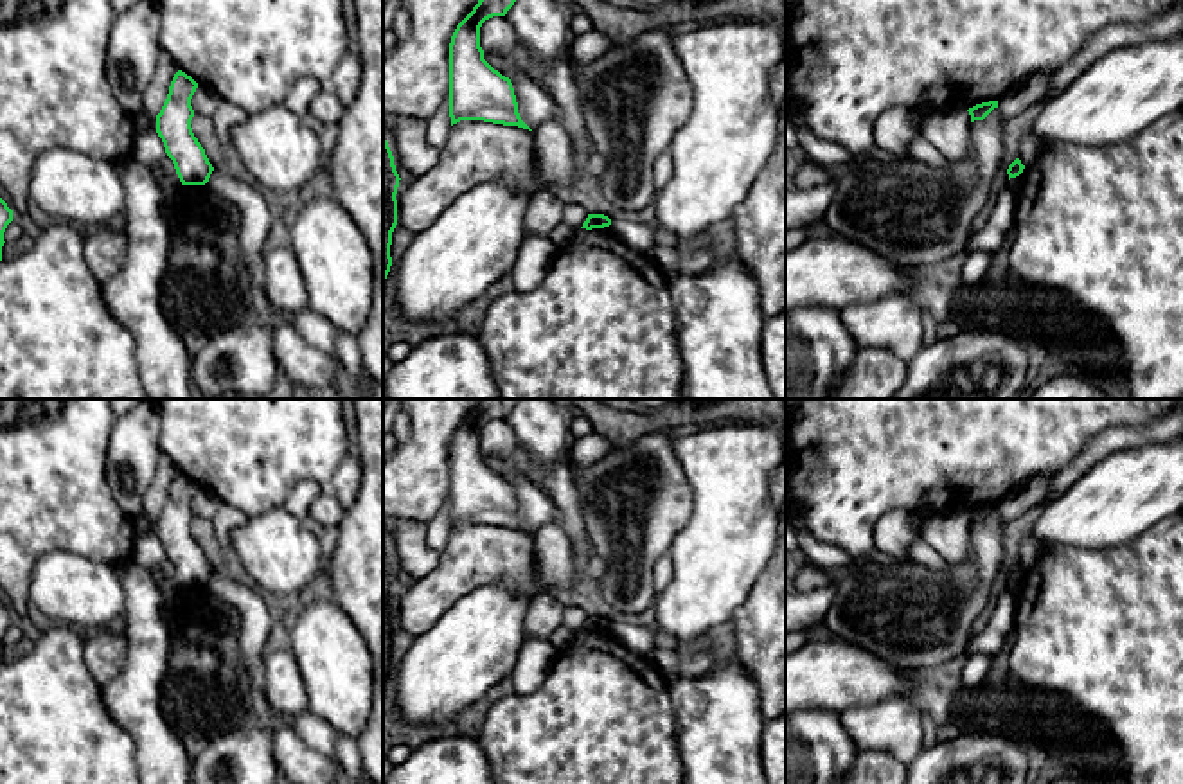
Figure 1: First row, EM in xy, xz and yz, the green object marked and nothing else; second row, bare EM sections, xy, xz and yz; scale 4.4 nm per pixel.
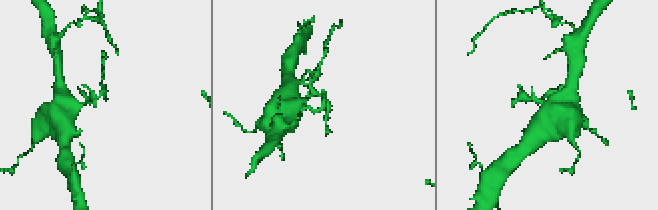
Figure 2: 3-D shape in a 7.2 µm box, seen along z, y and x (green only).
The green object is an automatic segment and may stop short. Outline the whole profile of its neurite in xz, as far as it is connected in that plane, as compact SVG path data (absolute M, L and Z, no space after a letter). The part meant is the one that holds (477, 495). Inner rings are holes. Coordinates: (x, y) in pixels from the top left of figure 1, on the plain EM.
M482 399L473 414L457 428L449 446L449 520L451 529L460 523L484 523L518 529L532 534L518 516L514 491L509 480L494 473L480 450L480 430L493 419L505 419L518 399Z

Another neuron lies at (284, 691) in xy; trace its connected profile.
M273 644L264 653L264 698L273 712L295 716L307 710L307 692L293 651Z

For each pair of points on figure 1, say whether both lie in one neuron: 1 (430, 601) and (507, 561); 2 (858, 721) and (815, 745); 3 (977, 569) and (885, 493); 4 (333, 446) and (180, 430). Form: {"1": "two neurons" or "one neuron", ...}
{"1": "one neuron", "2": "two neurons", "3": "two neurons", "4": "one neuron"}

